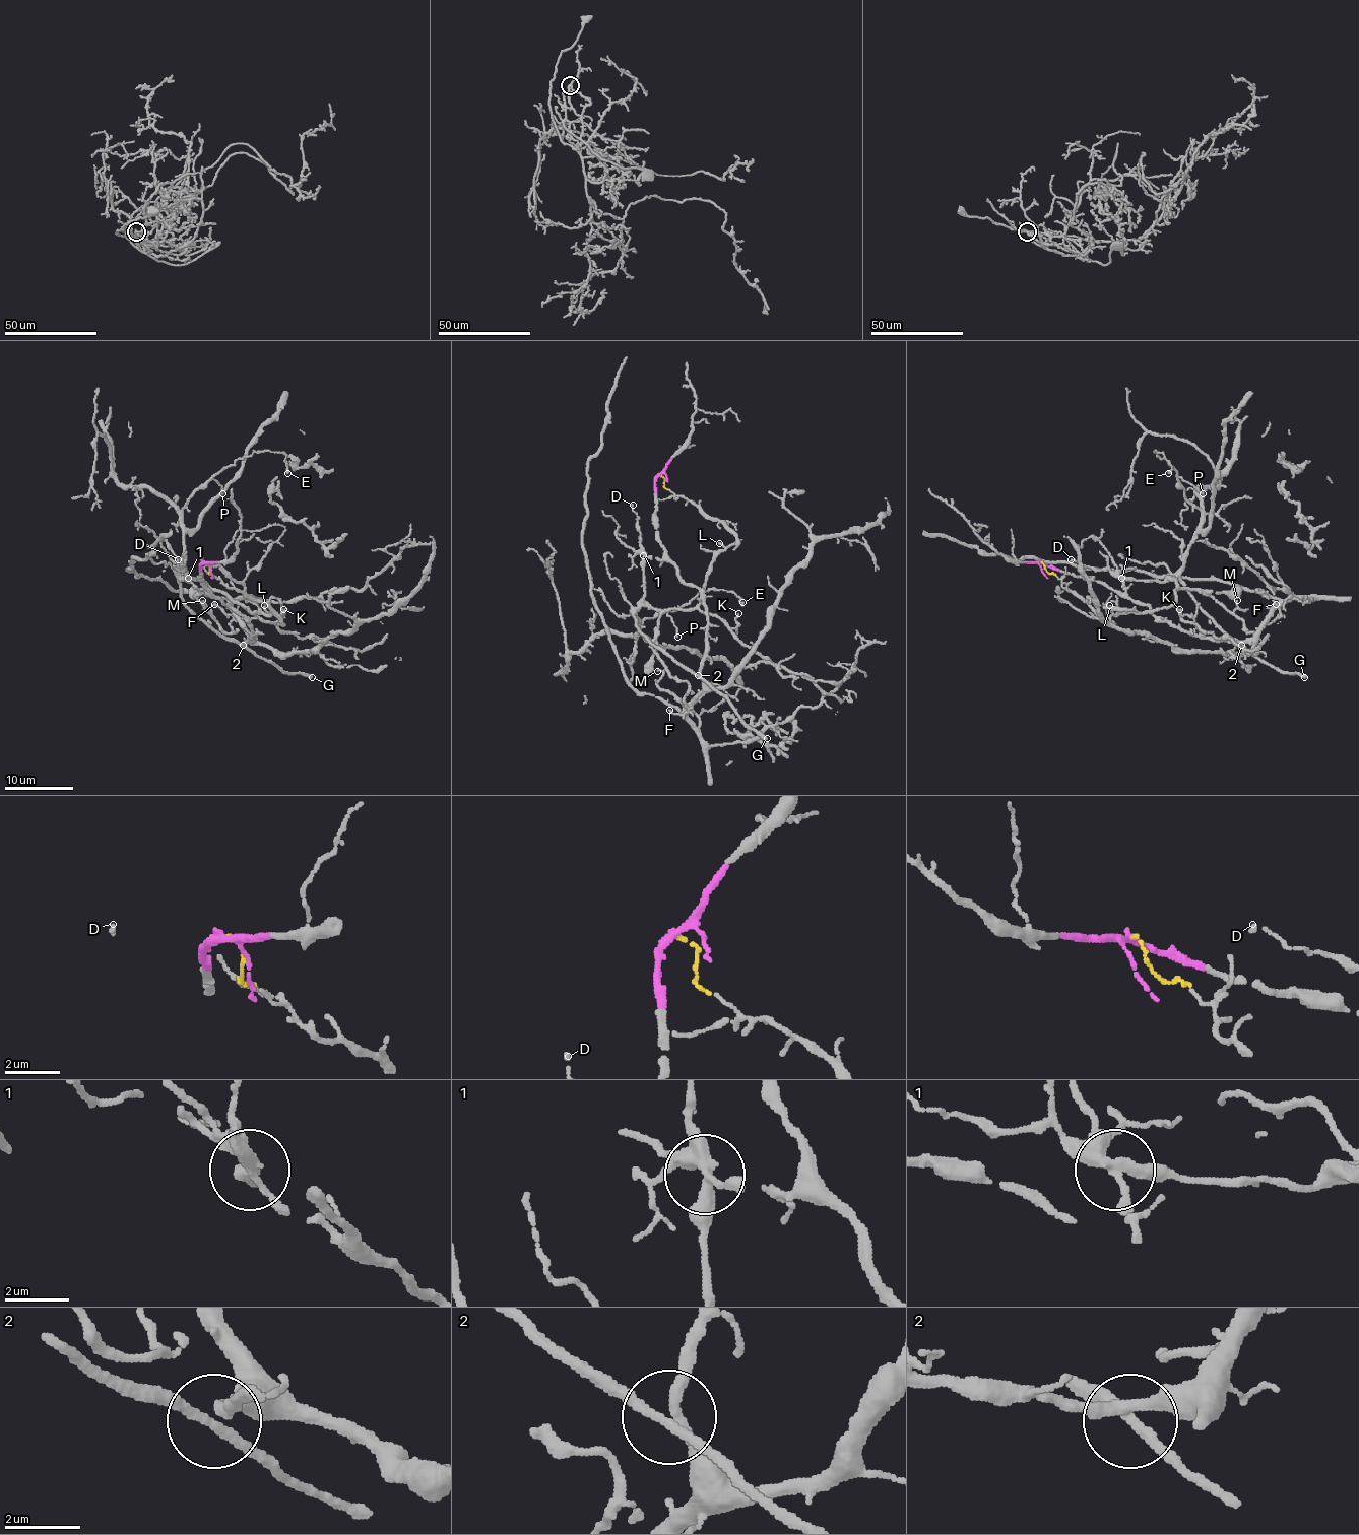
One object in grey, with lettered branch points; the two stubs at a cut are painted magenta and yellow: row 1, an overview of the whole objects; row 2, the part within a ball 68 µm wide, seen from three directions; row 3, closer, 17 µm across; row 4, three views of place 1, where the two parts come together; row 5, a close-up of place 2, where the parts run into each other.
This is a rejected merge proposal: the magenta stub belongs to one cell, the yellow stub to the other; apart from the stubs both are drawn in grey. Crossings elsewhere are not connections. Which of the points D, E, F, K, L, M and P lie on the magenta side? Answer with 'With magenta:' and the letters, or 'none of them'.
With magenta: none of them

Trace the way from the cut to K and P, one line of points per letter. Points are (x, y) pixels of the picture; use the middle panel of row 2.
K: (660, 475), (672, 492), (719, 518), (736, 540), (712, 562), (698, 608), (734, 628), (737, 613)
P: (660, 475), (736, 540), (712, 562), (695, 608), (635, 613), (636, 636), (646, 618), (665, 613), (677, 637)

